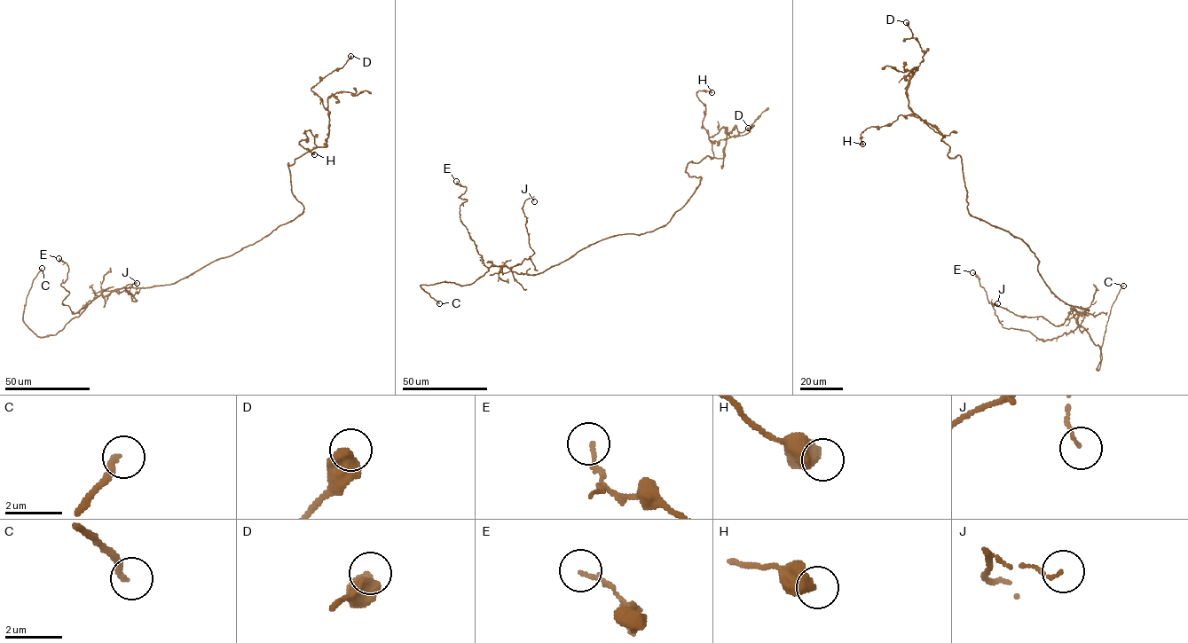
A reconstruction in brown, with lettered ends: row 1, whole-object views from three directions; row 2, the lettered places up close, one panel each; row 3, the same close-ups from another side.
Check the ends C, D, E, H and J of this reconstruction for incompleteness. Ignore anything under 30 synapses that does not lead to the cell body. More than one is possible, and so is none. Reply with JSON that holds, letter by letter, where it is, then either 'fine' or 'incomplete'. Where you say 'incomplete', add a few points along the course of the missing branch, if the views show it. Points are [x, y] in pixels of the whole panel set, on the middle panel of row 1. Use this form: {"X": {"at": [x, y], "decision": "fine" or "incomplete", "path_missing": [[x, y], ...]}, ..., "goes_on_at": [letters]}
{"C": {"at": [439, 303], "decision": "incomplete", "path_missing": [[439, 303], [446, 314], [447, 328], [459, 344]]}, "D": {"at": [748, 128], "decision": "fine"}, "E": {"at": [456, 181], "decision": "fine"}, "H": {"at": [712, 92], "decision": "fine"}, "J": {"at": [534, 201], "decision": "fine"}, "goes_on_at": ["C"]}

